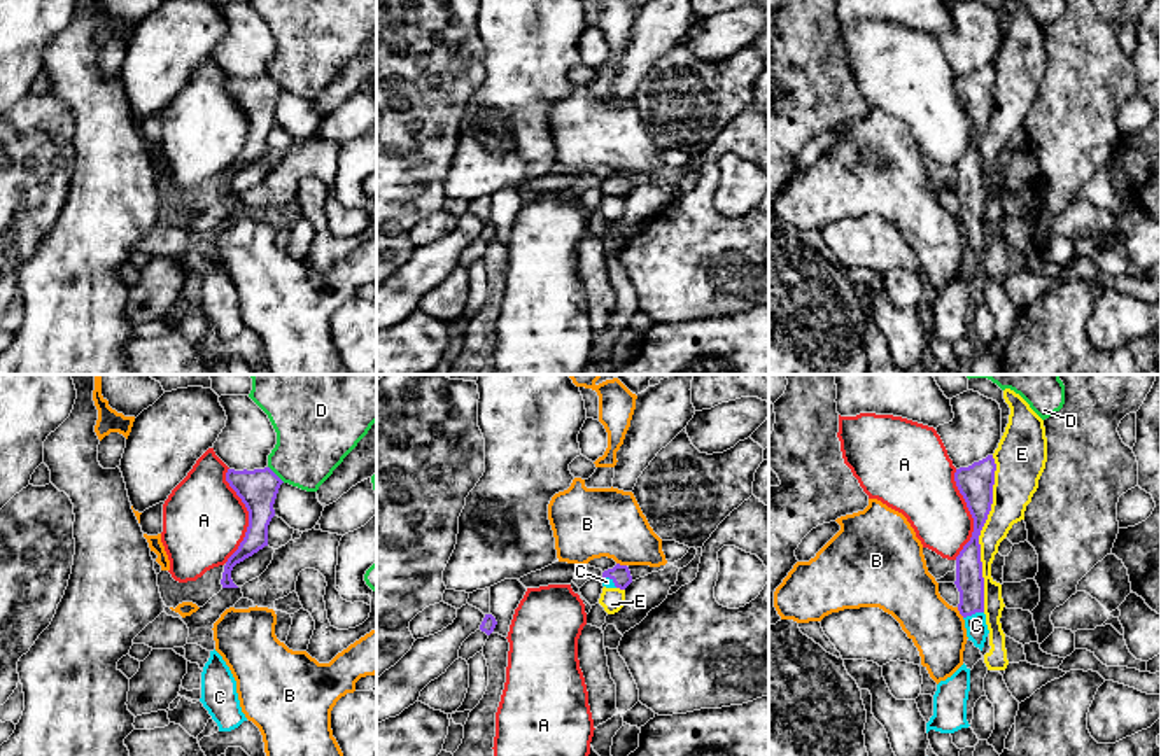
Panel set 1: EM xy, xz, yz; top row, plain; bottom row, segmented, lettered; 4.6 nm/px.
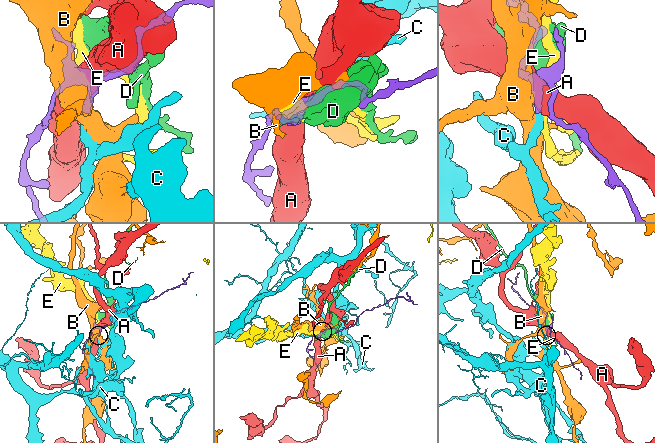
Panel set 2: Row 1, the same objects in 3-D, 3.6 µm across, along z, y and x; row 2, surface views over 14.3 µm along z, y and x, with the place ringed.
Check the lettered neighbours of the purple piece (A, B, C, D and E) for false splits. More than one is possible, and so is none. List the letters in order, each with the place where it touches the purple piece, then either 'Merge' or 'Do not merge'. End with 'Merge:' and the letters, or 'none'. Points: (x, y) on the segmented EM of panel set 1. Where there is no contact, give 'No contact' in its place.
A: Touches purple at xy (249, 515). Do not merge
B: Touches purple at xz (622, 566). Do not merge
C: Touches purple at yz (972, 613). Merge
D: Touches purple at xy (275, 475). Do not merge
E: Touches purple at yz (979, 534). Do not merge
Merge: C

